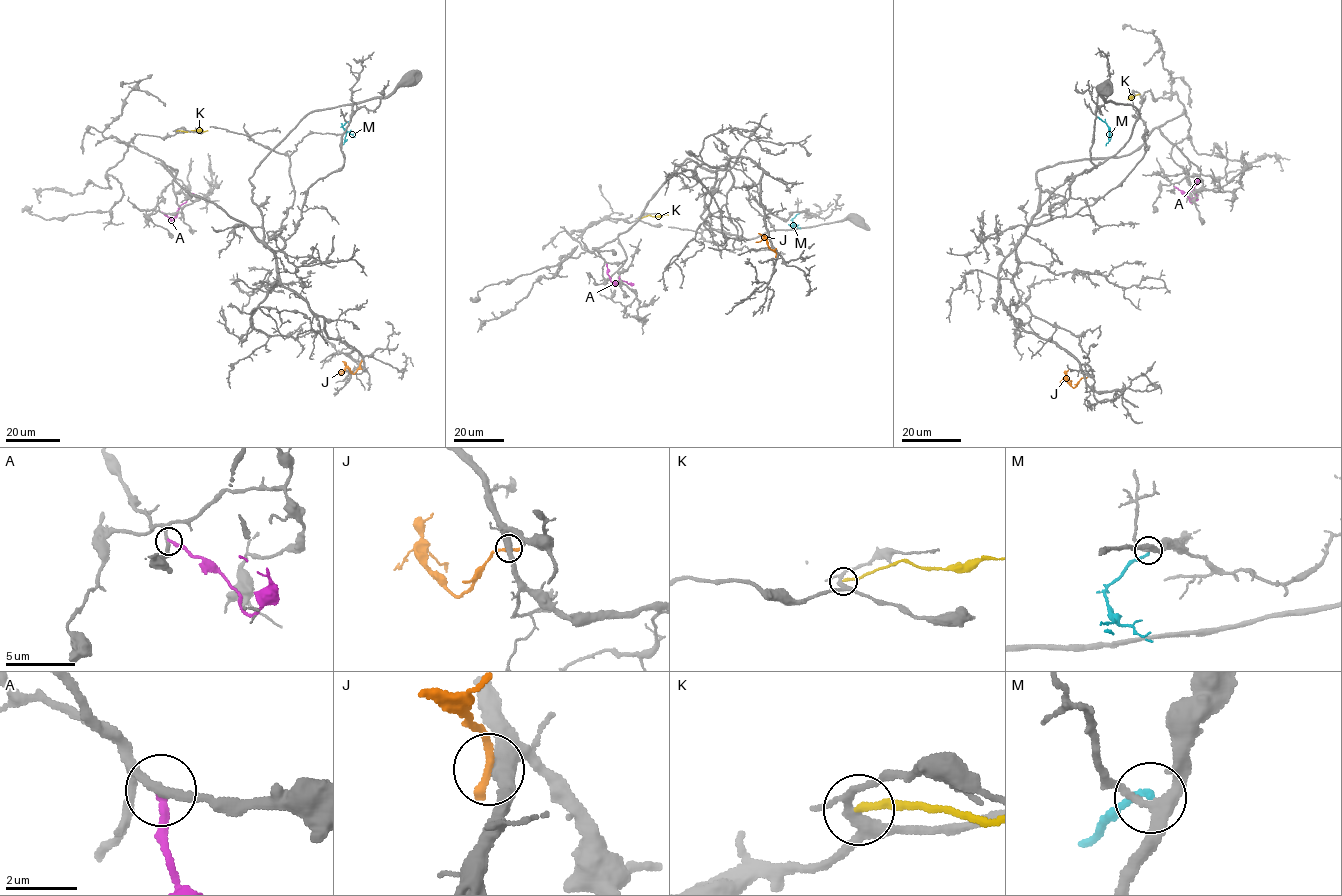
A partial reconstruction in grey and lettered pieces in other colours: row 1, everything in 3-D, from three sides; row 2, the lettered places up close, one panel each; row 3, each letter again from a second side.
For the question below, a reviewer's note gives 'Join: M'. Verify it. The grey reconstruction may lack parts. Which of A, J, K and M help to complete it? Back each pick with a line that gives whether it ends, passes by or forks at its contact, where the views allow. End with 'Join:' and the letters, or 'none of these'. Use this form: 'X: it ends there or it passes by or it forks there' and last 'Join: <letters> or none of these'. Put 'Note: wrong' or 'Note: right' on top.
Note: wrong
Join: none of these

